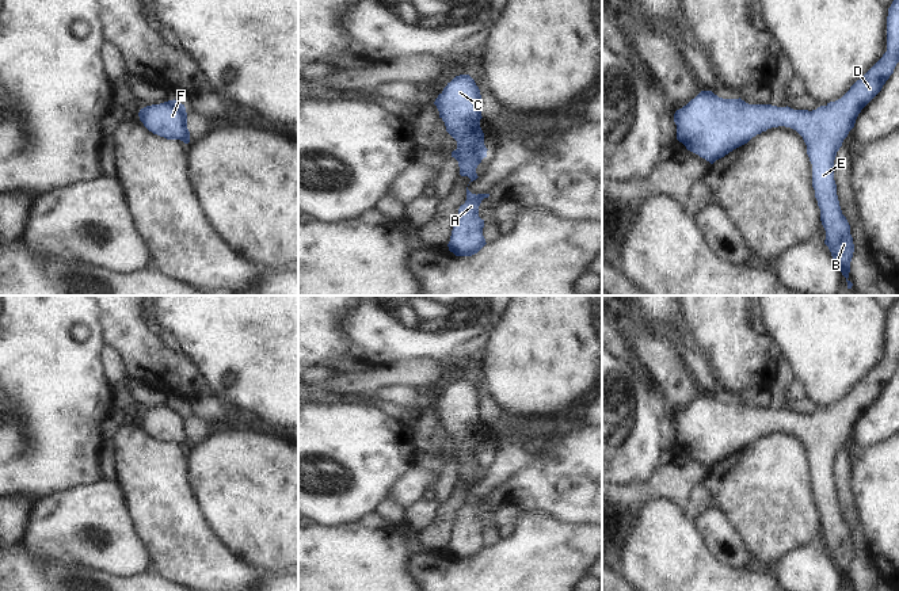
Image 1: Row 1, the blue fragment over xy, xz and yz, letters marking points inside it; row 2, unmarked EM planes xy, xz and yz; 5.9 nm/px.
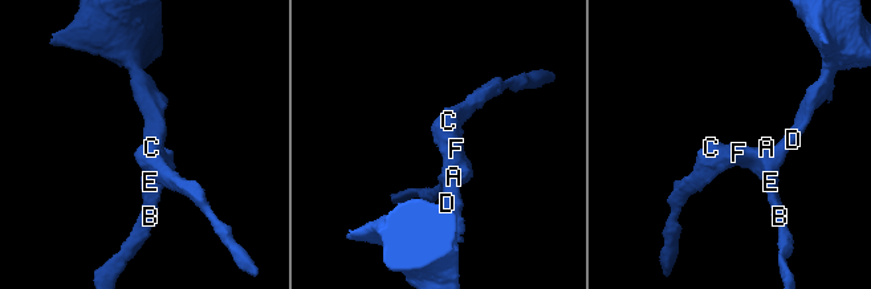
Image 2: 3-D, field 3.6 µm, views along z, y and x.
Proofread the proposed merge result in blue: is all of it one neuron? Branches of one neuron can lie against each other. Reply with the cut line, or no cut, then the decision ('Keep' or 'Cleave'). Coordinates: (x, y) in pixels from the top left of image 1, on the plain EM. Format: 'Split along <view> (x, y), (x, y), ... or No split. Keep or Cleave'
No split. Keep

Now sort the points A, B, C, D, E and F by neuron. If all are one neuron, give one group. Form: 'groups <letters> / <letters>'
groups A B C D E F

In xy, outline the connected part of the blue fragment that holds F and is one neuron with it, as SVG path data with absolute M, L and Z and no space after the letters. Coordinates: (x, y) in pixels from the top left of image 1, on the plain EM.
M178 404L146 409L140 413L138 420L153 438L167 443L180 443L184 447L190 446L186 411Z

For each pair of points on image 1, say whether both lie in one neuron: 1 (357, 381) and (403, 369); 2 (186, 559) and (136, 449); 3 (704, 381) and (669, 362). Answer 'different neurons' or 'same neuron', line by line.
1: same neuron
2: same neuron
3: different neurons

